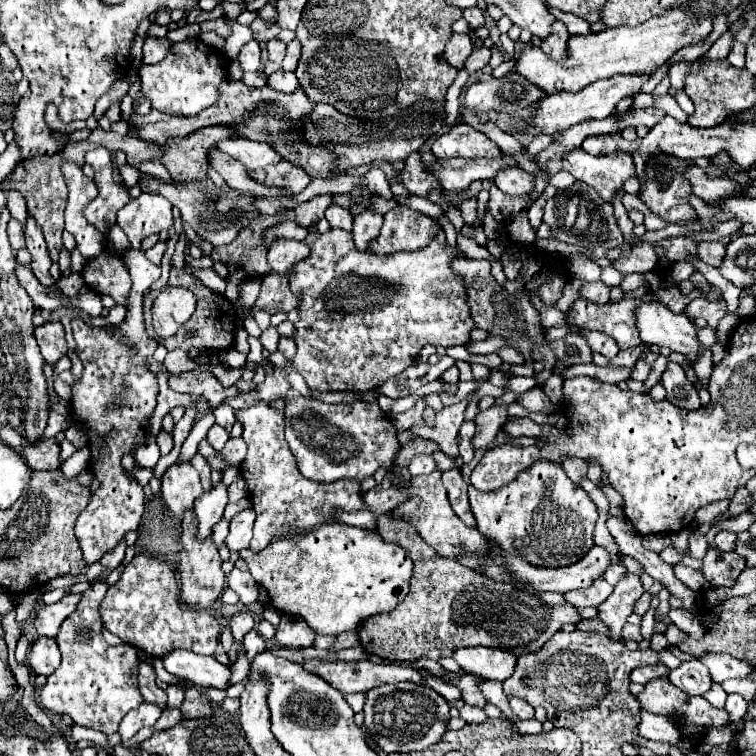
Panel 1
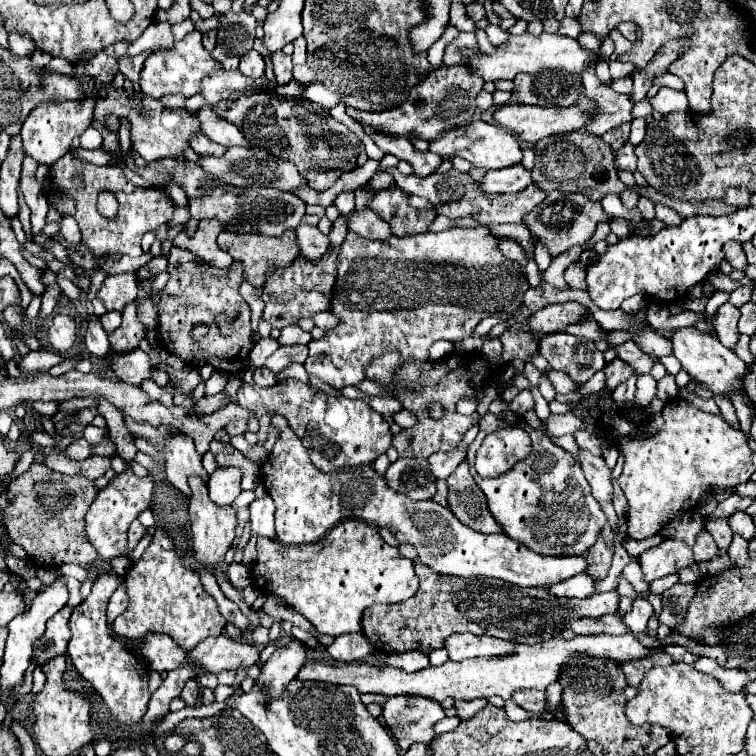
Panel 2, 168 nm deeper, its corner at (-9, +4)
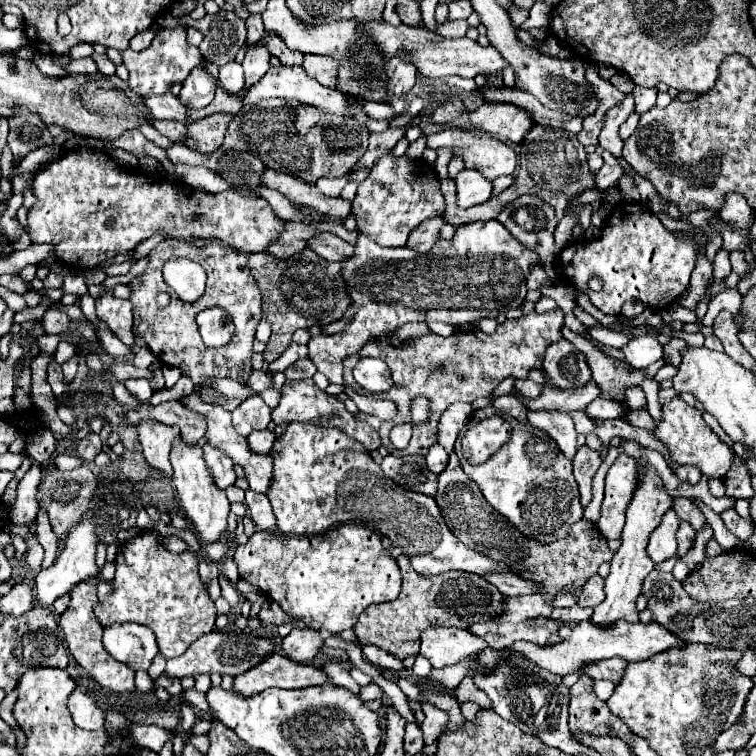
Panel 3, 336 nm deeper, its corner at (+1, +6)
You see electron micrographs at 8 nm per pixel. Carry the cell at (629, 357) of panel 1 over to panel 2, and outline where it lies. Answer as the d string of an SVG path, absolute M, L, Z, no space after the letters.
M615 357L611 363L605 365L605 375L607 375L607 387L615 389L619 383L627 381L633 375L633 367Z

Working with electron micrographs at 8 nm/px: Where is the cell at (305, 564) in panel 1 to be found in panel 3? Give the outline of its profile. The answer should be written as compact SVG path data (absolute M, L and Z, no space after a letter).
M343 523L321 535L313 537L287 537L275 531L257 531L247 545L239 545L233 555L239 577L259 587L269 599L277 601L279 607L293 619L301 619L309 629L325 629L329 633L341 633L353 629L357 617L369 605L393 601L401 591L401 575L395 559L383 553L381 537L363 525Z

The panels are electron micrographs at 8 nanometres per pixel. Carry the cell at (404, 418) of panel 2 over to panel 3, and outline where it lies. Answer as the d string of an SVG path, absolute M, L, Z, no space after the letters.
M343 387L343 393L355 401L357 409L361 413L367 413L367 415L373 415L373 417L379 417L379 419L391 419L395 417L395 407L391 405L391 401L385 401L385 399L375 399L375 397L365 397L365 395L359 395L355 389L351 387Z

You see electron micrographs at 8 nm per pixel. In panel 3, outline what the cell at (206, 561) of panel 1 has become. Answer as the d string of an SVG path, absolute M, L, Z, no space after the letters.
M177 437L171 449L171 465L173 465L173 483L179 493L185 517L191 521L191 525L195 525L195 531L203 543L217 541L227 529L229 501L225 497L225 491L217 487L211 471L207 469L203 449L199 445L187 445L181 437Z

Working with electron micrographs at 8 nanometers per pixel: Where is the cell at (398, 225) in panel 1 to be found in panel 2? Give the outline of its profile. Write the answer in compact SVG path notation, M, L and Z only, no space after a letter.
M371 209L353 213L349 217L349 231L355 231L361 237L373 239L373 241L387 241L393 237L391 225L387 221L379 219Z

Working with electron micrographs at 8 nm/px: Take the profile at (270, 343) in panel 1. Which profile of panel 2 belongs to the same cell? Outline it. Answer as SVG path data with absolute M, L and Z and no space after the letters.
M289 325L289 327L281 329L281 335L277 341L279 341L279 345L295 345L295 343L307 345L311 341L311 335L303 329L299 329L297 325Z

